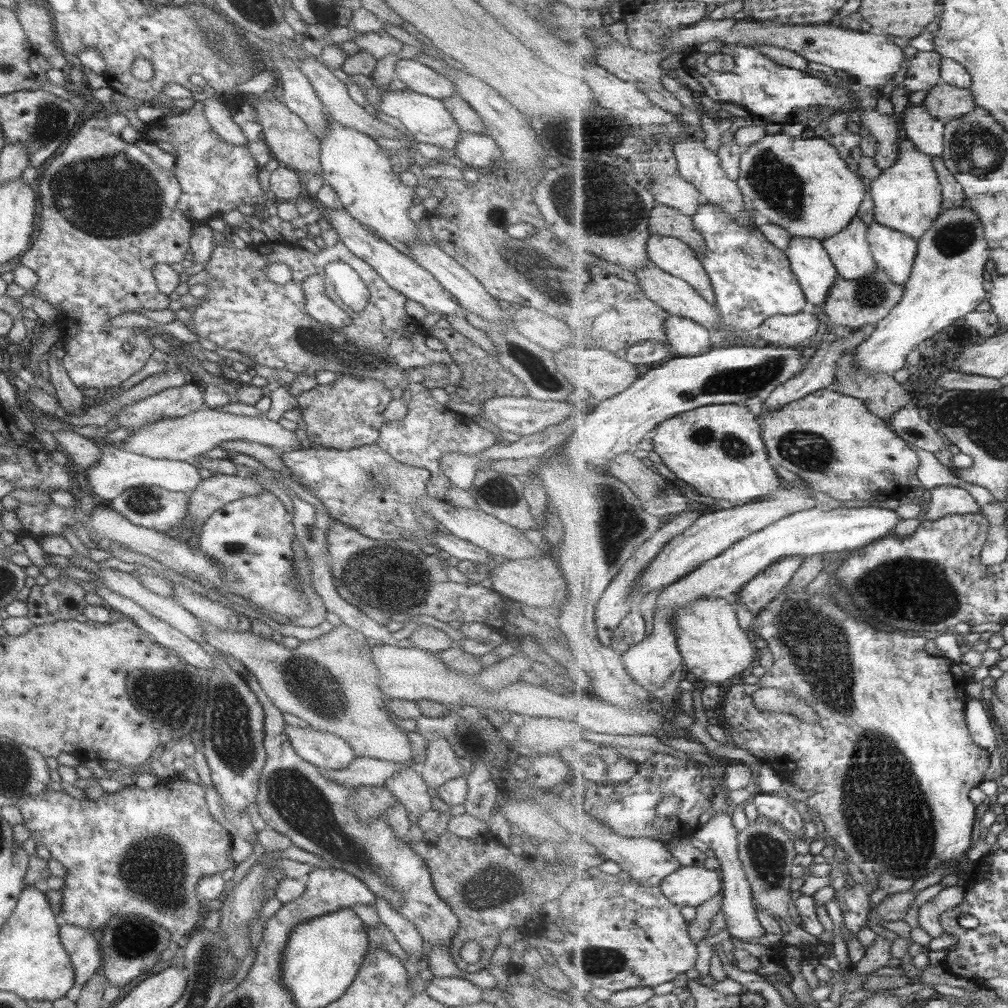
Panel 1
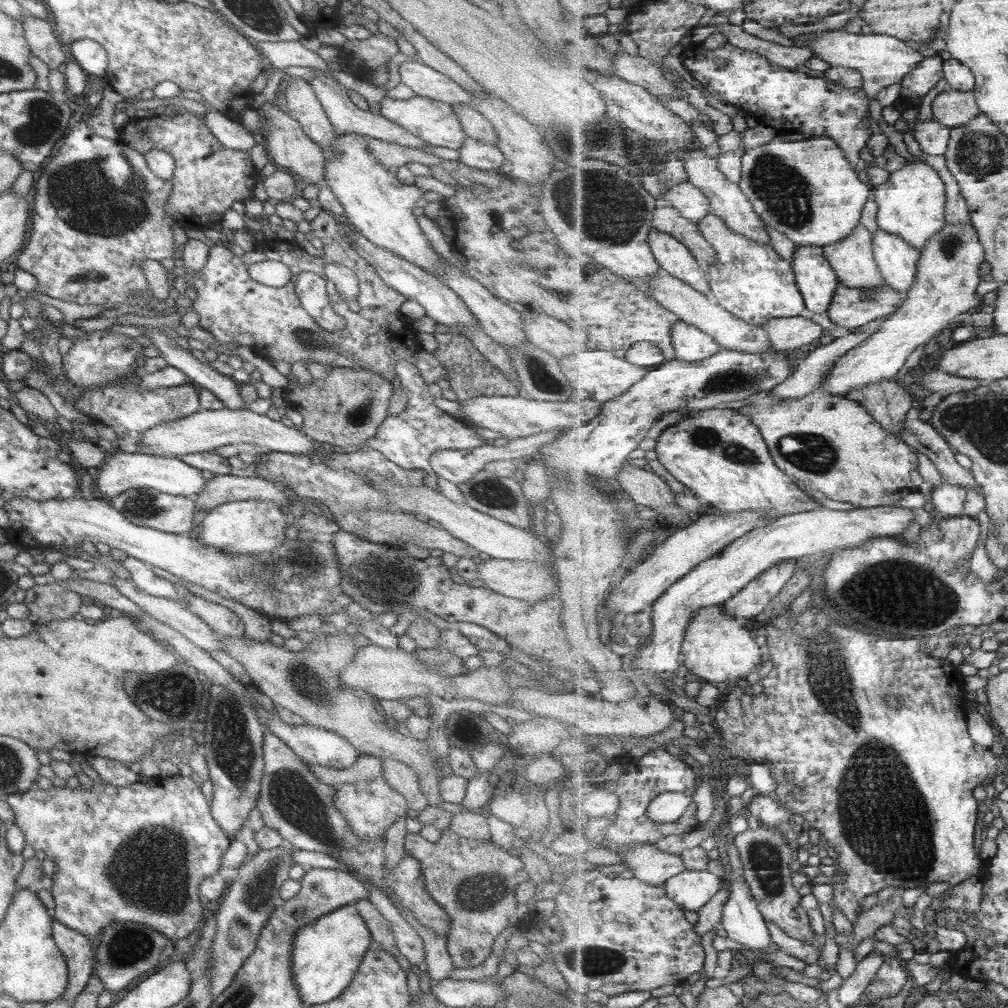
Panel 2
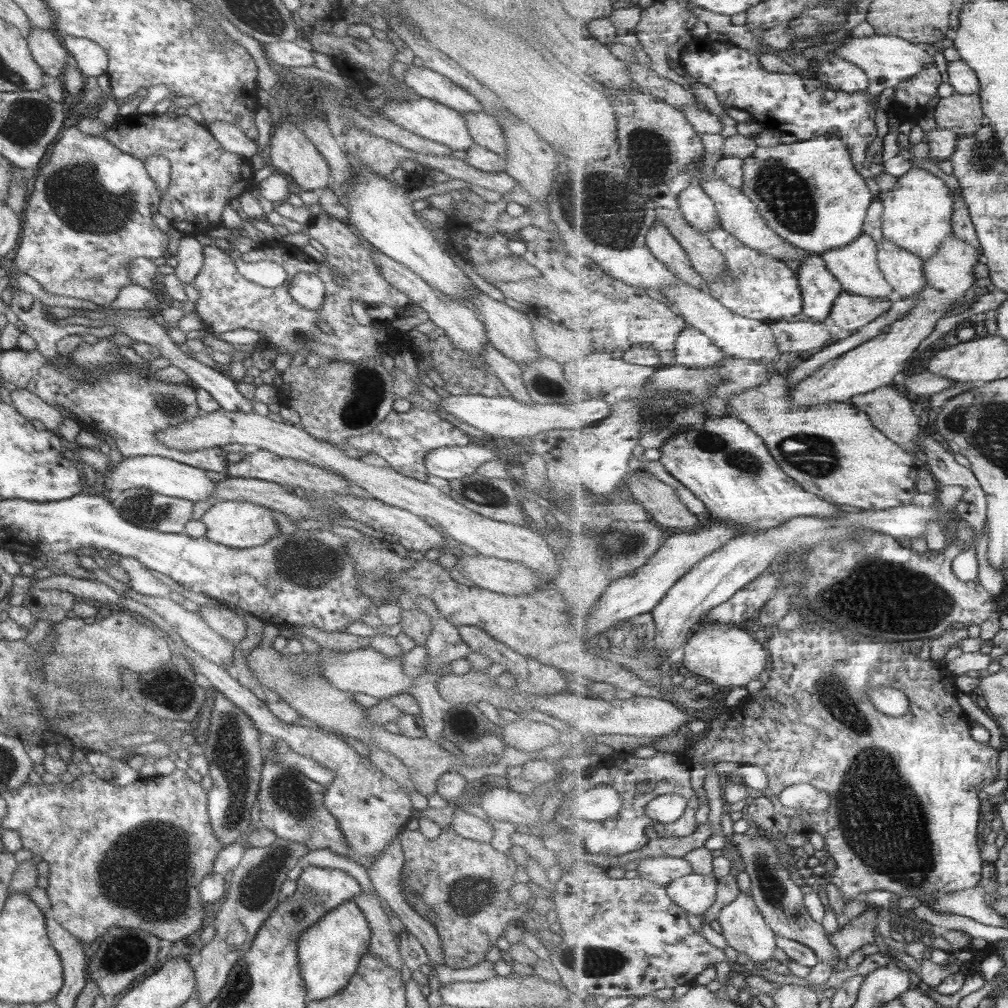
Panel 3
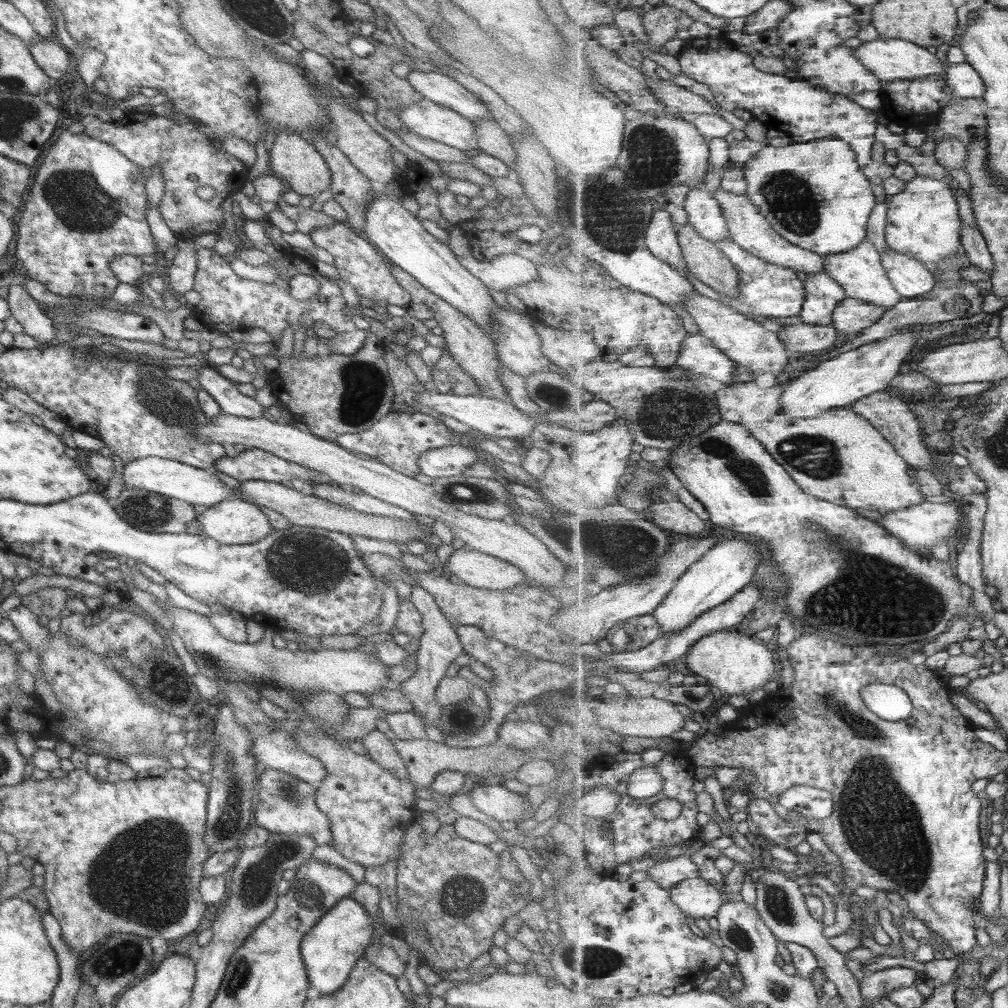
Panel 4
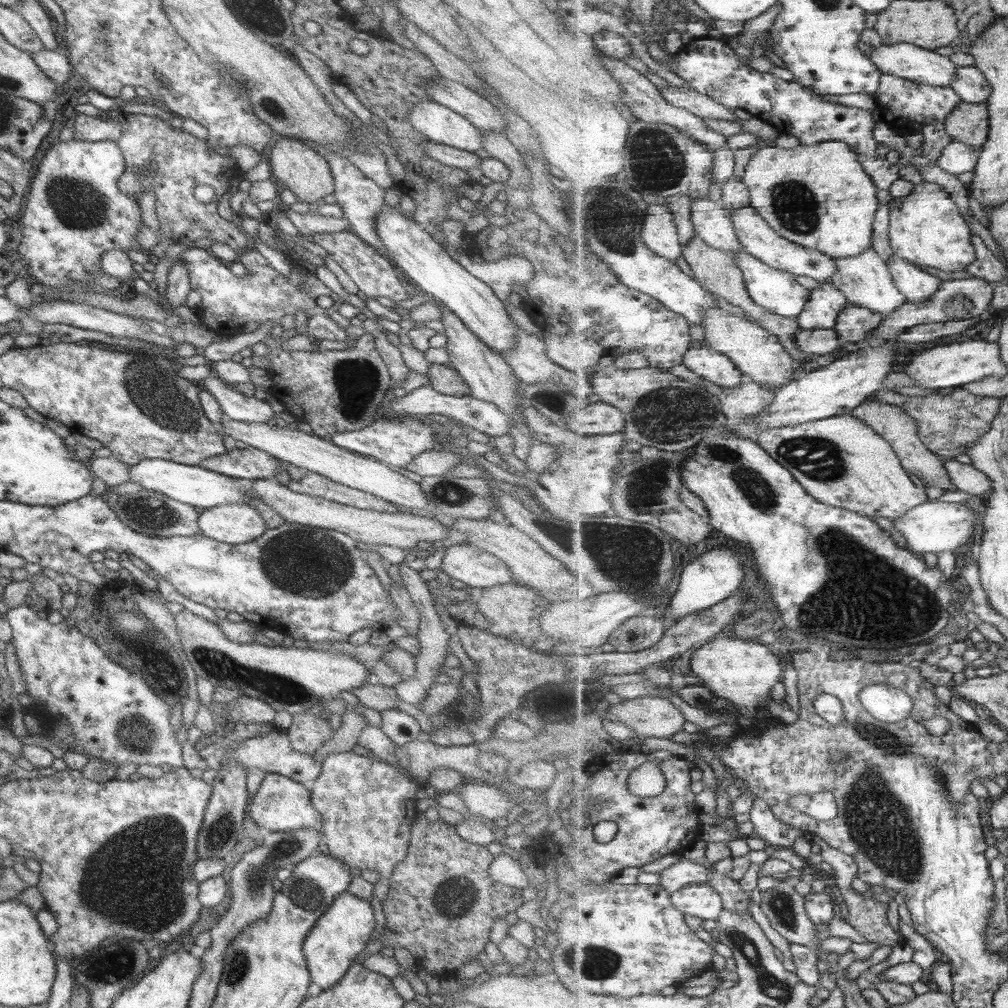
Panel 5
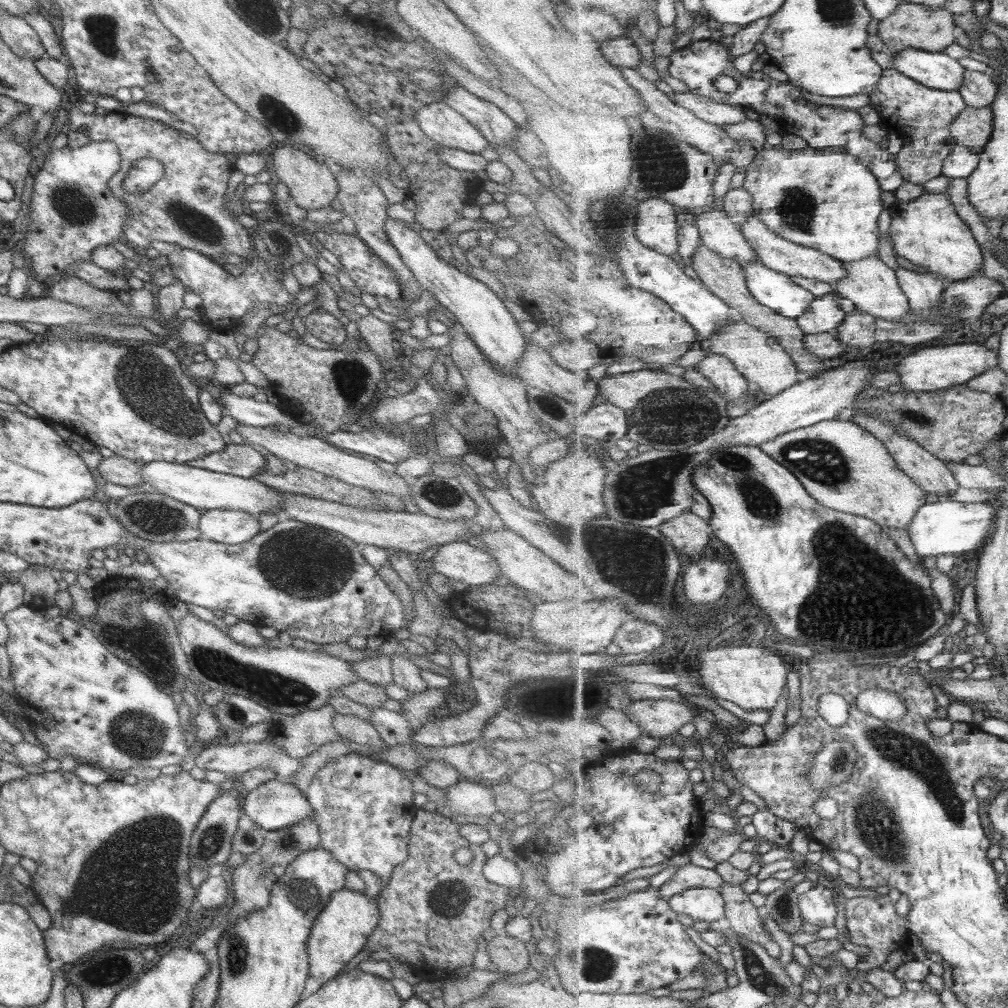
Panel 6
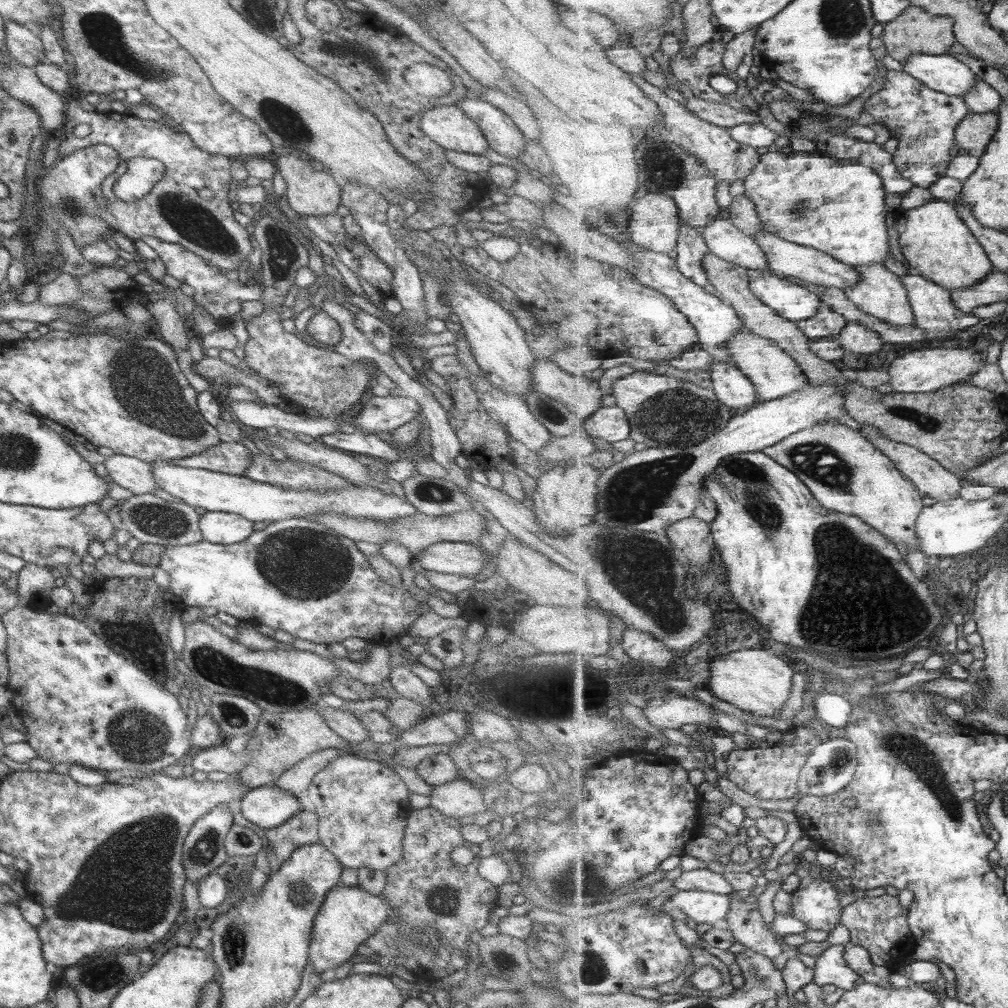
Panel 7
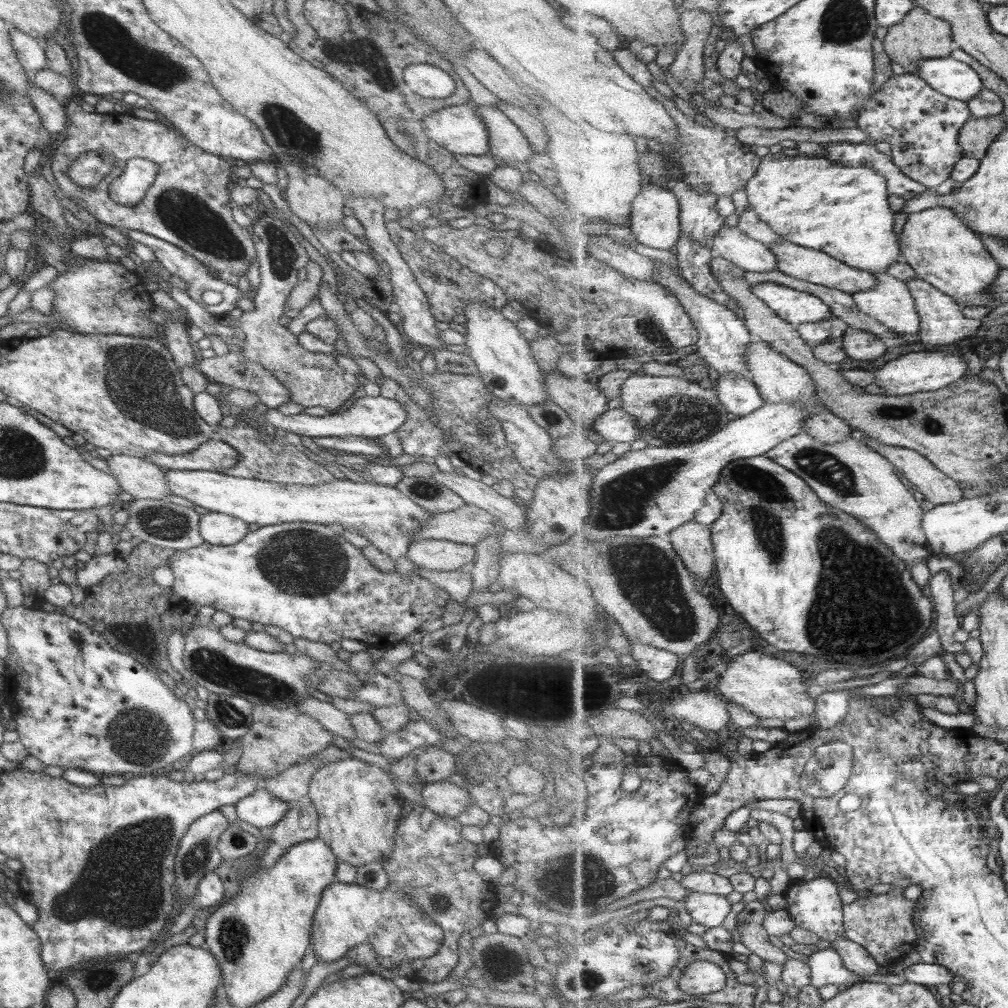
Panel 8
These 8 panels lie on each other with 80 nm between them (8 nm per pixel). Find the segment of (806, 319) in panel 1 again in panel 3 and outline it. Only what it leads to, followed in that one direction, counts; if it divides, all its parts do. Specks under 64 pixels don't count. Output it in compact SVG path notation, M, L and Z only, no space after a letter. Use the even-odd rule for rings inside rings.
M783 319L771 322L770 328L781 354L786 355L790 352L807 352L813 348L824 349L827 342L833 339L829 324Z

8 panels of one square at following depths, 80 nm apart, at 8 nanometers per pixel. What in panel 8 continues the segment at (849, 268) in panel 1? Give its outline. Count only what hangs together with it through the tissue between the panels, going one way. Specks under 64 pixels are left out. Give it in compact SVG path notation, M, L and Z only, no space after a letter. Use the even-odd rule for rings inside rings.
M887 271L874 272L878 278L878 285L875 285L875 290L867 290L867 292L859 292L853 294L853 299L861 312L869 314L875 318L877 322L881 322L883 326L887 326L889 330L893 330L895 334L899 334L899 338L904 344L912 344L922 342L921 338L921 318L917 304L915 303L914 295L911 293L907 283L895 275Z

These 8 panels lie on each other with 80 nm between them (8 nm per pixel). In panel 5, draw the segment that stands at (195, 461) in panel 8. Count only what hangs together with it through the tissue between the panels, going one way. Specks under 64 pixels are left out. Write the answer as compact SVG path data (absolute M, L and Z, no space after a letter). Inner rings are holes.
M235 448L228 453L206 458L197 466L231 478L251 481L273 478L279 472L279 468L285 469L285 463L275 457L247 448L244 450Z

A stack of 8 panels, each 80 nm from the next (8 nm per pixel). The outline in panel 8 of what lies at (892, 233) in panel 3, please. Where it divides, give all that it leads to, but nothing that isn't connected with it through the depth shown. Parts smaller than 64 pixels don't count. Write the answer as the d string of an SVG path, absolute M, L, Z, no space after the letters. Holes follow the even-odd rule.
M938 206L908 214L899 240L904 260L916 270L918 277L951 295L962 307L995 308L998 305L991 296L991 287L997 281L1001 266L986 249L980 235L951 207Z

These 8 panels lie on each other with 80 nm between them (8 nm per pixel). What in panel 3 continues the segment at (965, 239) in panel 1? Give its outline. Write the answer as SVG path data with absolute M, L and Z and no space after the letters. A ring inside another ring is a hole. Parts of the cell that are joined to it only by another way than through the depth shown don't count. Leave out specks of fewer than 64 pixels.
M951 233L938 248L938 251L924 261L924 271L926 274L926 287L923 292L919 292L919 302L915 310L907 314L907 318L887 326L885 332L871 342L850 350L843 357L827 363L821 371L813 374L800 384L794 386L794 390L789 391L789 396L800 405L815 406L822 402L850 402L855 395L865 394L872 390L880 389L882 386L895 385L901 376L905 375L903 368L907 360L915 354L919 344L929 338L937 326L937 322L945 317L947 309L963 301L965 292L973 289L977 276L975 276L975 266L980 259L980 252L965 239L959 238L955 233Z

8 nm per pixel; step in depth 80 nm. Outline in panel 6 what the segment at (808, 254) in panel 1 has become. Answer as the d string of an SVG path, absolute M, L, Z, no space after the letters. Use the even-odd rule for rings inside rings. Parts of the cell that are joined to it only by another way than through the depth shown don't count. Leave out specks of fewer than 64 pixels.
M834 291L815 298L811 302L811 310L796 322L805 334L825 334L839 329L846 321L848 314L837 302Z

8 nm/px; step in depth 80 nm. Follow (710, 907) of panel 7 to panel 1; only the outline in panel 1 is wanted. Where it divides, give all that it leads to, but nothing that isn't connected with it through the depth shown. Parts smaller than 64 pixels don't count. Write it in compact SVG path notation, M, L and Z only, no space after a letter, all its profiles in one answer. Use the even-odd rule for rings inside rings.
M682 866L660 882L661 890L679 906L701 906L722 892L720 871Z

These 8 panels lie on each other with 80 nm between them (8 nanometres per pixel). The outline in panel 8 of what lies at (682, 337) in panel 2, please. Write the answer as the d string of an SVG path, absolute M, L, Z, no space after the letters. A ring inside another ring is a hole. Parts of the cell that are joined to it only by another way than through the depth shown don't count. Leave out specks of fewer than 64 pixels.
M725 374L718 376L716 382L718 399L727 410L737 417L744 417L758 411L766 403L757 385L743 374Z

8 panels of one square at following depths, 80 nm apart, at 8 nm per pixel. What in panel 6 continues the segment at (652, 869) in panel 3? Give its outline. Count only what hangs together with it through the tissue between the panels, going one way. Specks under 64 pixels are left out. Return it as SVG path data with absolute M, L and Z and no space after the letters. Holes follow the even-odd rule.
M685 864L679 867L674 875L659 889L663 898L671 898L690 888L714 888L720 890L724 878L716 869L703 868L697 864Z

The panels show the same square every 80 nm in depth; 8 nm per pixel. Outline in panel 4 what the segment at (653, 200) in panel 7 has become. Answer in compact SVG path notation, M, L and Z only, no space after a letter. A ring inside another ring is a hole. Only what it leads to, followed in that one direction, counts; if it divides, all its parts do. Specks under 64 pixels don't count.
M657 208L653 213L646 230L646 245L657 258L669 262L681 274L690 272L678 241L678 227L670 212Z

